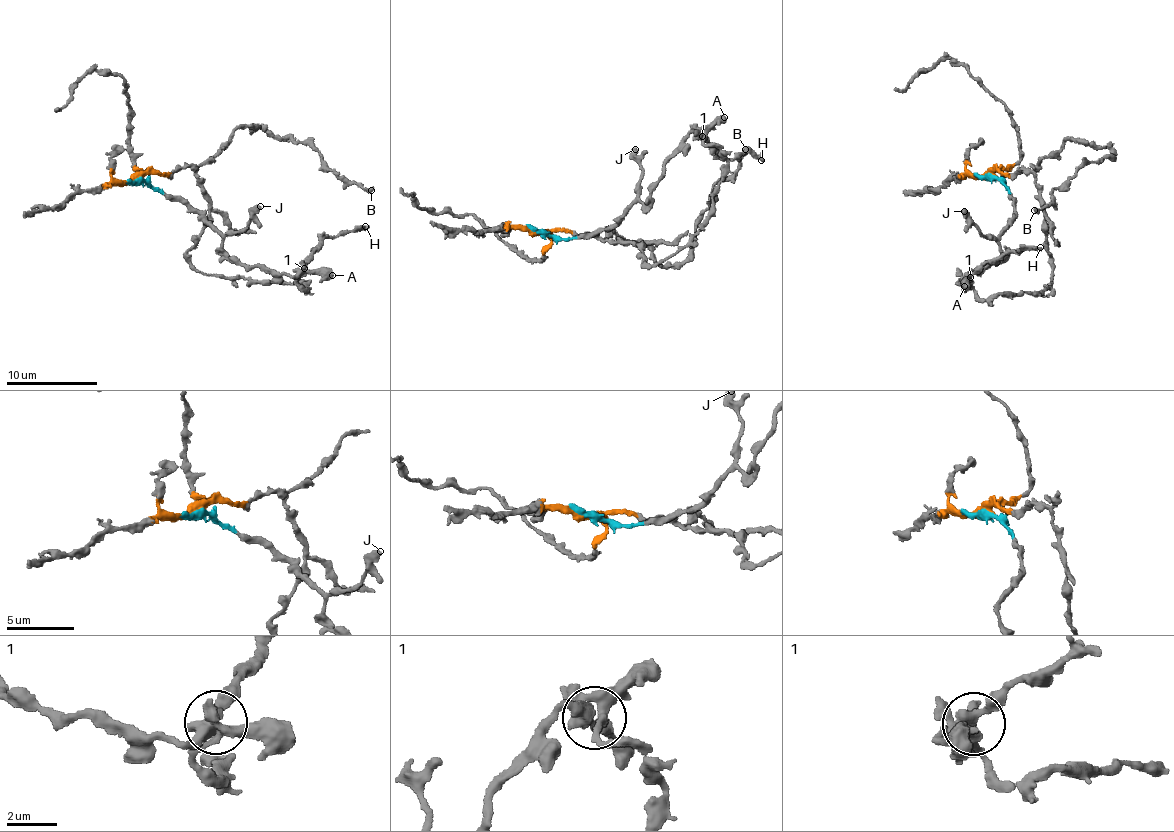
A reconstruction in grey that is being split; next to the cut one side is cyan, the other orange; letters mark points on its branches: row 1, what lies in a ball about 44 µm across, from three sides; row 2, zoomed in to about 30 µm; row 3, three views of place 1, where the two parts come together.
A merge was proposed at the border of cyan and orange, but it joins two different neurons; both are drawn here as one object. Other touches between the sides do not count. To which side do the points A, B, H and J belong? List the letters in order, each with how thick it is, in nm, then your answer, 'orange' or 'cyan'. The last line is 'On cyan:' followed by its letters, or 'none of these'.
A: 500 nm thick; orange
B: 400 nm thick; orange
H: 400 nm thick; cyan
J: 480 nm thick; cyan
On cyan: H, J

